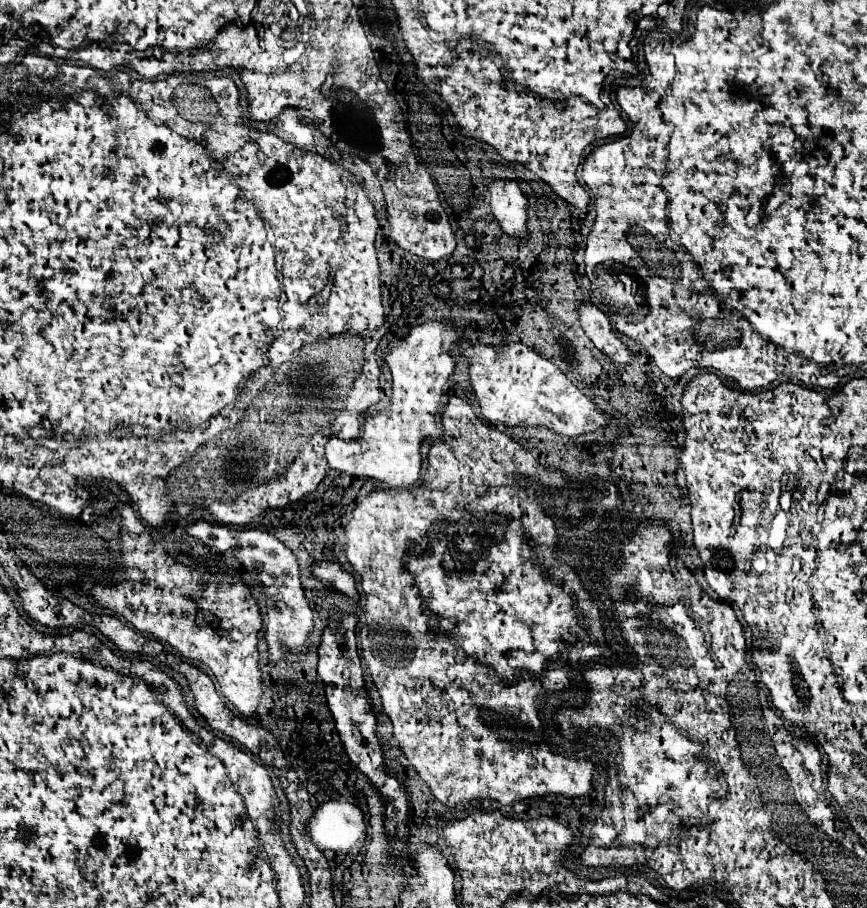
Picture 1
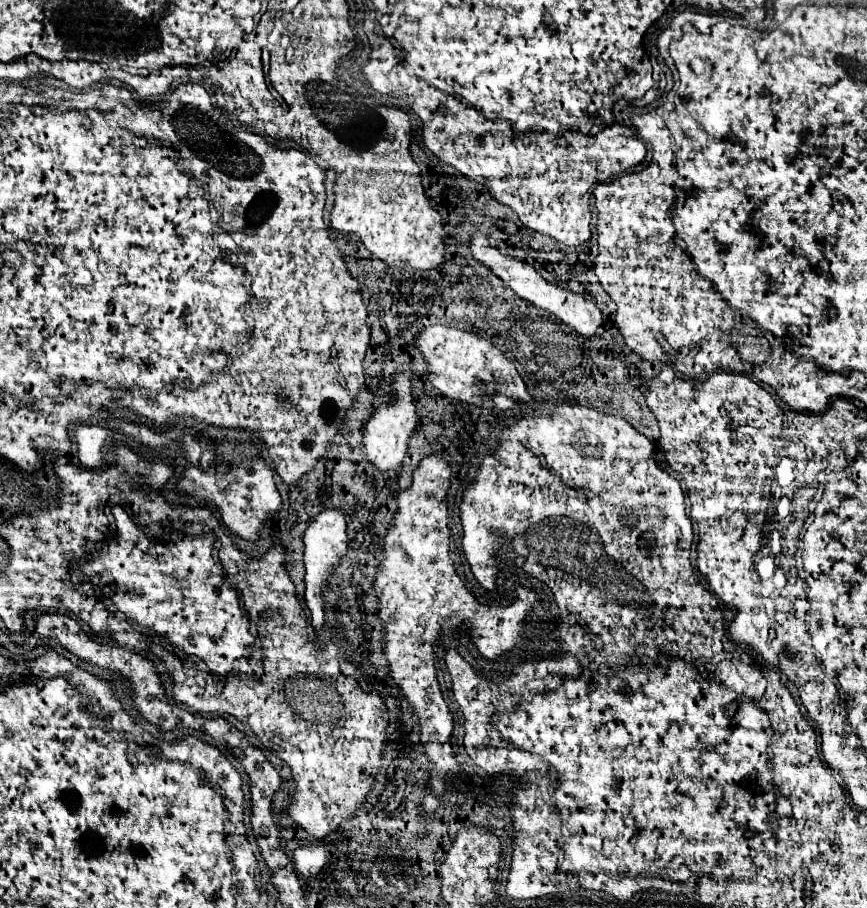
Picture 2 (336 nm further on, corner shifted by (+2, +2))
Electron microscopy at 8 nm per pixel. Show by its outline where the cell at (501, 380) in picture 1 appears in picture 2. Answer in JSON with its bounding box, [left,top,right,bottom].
[414,325,534,409]

